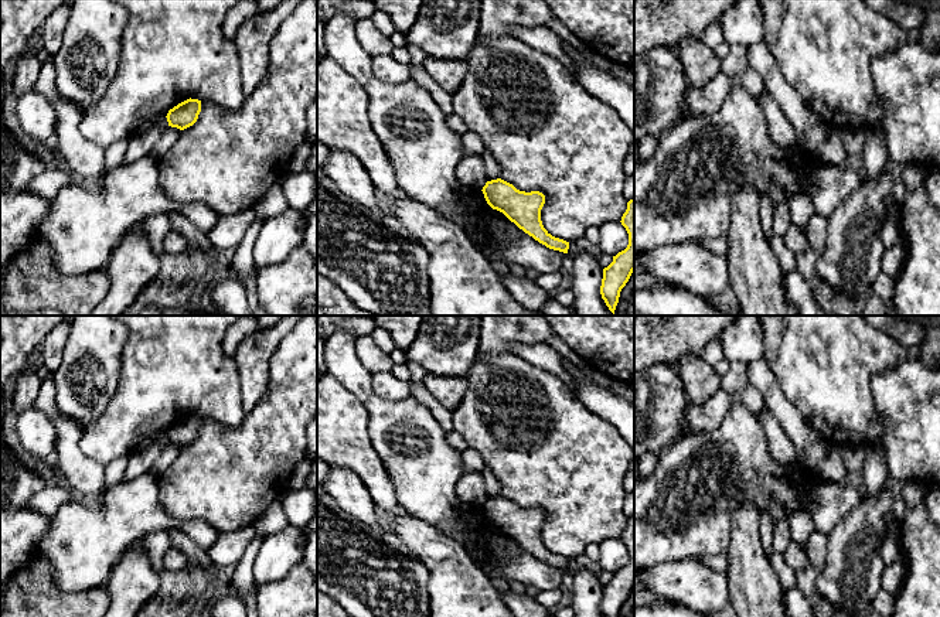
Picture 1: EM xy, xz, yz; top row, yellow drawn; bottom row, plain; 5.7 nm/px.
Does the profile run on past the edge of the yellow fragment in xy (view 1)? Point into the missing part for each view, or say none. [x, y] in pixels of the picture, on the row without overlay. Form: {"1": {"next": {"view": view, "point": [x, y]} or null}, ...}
{"1": {"next": null}}

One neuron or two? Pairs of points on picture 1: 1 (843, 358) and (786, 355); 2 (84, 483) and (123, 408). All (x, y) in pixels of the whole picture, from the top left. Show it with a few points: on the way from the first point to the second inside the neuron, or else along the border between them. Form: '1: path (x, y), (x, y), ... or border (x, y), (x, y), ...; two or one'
1: path (828, 370), (800, 370); one
2: border (82, 429), (79, 449), (104, 466); two

